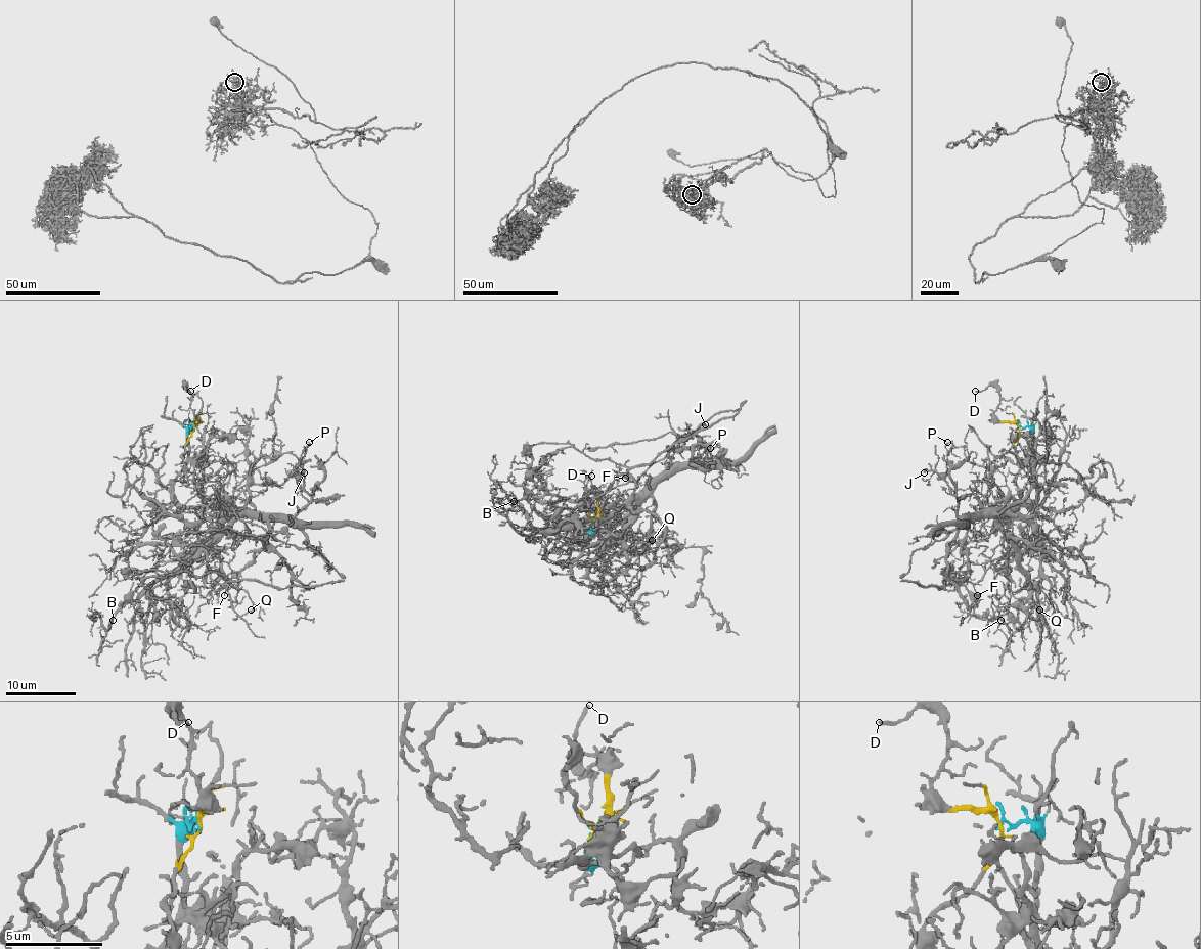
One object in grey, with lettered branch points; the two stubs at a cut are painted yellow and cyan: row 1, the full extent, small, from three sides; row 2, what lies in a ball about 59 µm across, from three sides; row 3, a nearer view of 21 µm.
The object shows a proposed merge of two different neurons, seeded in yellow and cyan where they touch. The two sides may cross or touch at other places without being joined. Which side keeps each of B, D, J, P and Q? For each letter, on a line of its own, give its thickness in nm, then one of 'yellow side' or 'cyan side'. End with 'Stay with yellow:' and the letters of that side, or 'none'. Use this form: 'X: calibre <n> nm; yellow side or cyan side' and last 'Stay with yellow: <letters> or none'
B: calibre 100 nm; cyan side
D: calibre 160 nm; yellow side
J: calibre 190 nm; cyan side
P: calibre 140 nm; cyan side
Q: calibre 100 nm; cyan side
Stay with yellow: D

